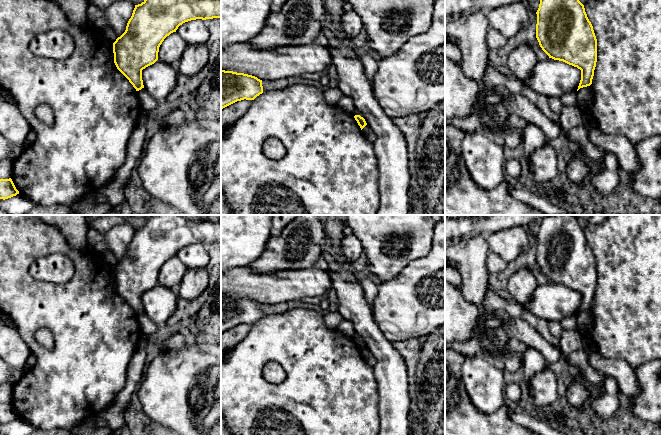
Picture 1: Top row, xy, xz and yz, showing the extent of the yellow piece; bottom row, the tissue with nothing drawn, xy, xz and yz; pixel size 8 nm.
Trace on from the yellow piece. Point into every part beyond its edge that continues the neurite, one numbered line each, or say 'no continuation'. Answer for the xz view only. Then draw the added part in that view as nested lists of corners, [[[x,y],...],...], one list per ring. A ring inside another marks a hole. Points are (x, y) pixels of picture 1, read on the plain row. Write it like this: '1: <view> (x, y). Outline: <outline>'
no continuation

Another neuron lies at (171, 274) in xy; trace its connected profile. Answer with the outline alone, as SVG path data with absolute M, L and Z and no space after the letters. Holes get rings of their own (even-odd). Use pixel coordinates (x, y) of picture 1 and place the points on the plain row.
M173 256L160 269L158 283L176 291L187 270L186 265L177 256Z

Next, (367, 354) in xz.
M366 349L362 353L362 357L366 361L366 363L368 365L370 365L371 367L373 367L376 364L376 359L375 359L374 355L372 354L372 352L369 349Z

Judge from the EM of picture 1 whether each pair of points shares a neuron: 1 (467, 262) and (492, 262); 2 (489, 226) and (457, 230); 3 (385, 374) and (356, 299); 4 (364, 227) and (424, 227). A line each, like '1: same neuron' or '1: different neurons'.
1: different neurons
2: same neuron
3: same neuron
4: same neuron

